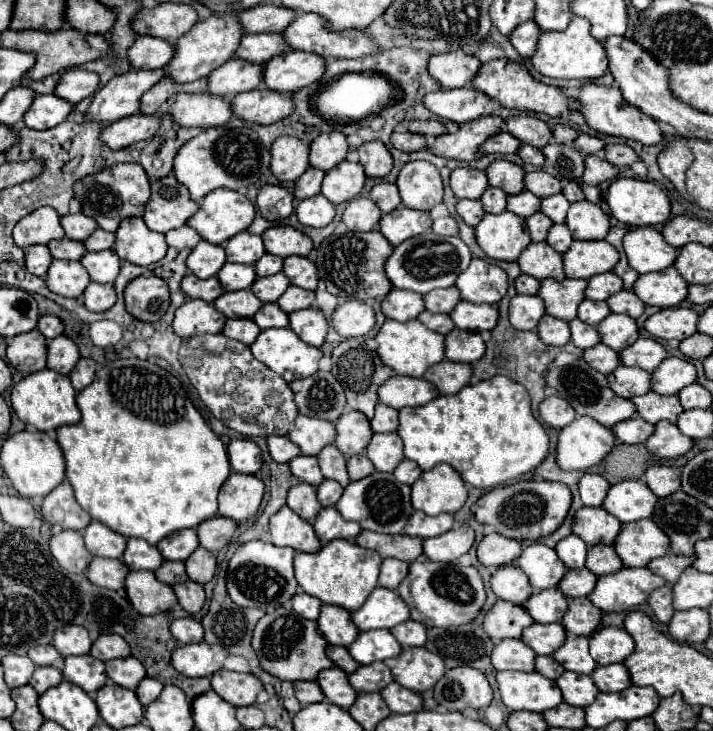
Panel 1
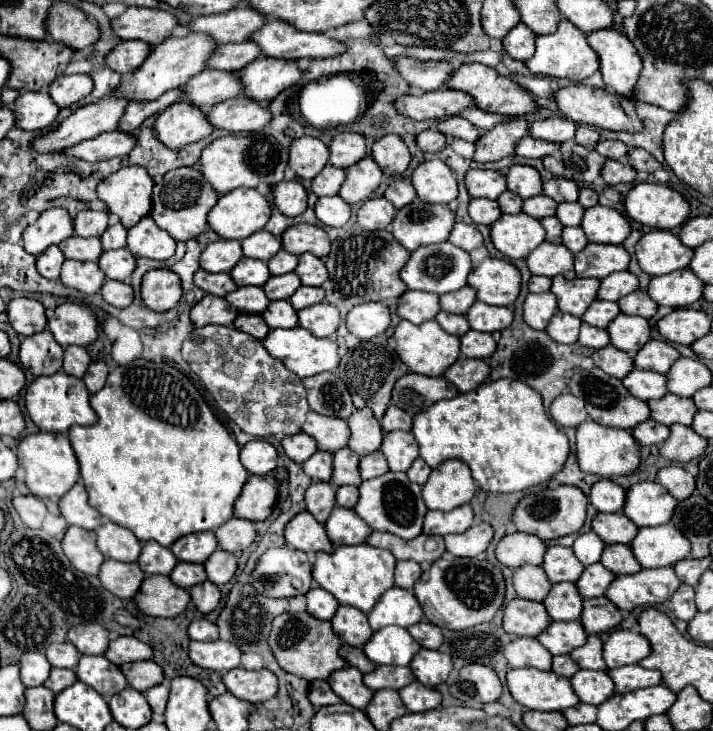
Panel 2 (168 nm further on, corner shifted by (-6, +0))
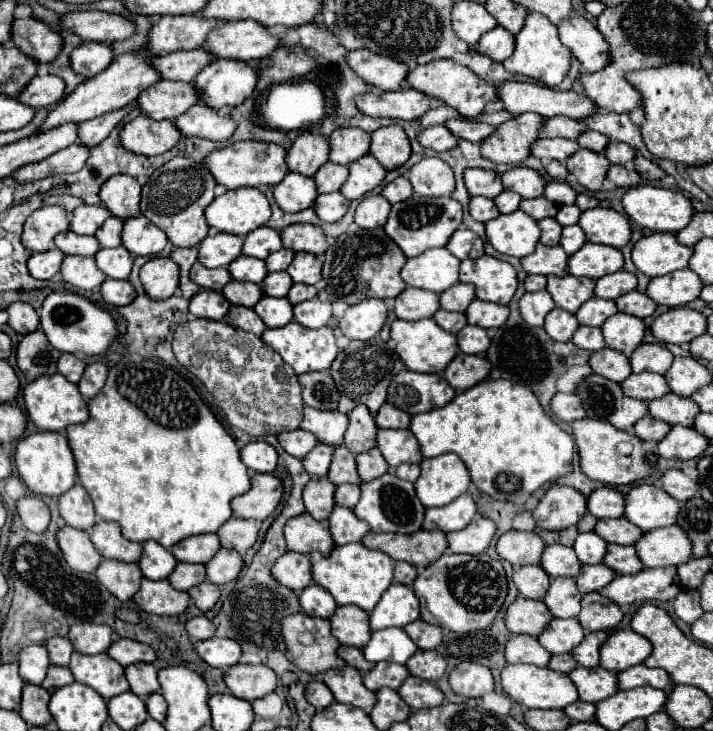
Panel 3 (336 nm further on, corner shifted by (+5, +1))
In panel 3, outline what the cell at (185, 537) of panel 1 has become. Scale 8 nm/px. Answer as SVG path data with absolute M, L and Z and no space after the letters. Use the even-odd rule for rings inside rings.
M216 533L194 535L176 543L170 551L178 561L186 563L208 563L220 549L220 539Z

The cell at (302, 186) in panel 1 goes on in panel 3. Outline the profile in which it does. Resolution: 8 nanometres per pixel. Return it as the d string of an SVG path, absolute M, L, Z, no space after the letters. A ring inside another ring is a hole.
M326 163L318 169L318 173L314 175L314 181L316 181L316 187L318 187L318 193L332 193L332 191L338 191L344 181L348 179L348 167L342 167L338 163Z

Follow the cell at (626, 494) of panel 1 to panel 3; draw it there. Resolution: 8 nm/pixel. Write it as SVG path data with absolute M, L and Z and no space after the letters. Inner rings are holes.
M636 485L626 495L624 517L642 531L652 531L676 523L680 503L656 485Z

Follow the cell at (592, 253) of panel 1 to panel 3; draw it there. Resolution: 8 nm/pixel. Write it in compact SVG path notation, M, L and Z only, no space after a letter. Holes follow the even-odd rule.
M586 243L578 253L568 259L568 267L570 273L576 277L600 279L602 275L620 271L624 267L624 257L616 247Z

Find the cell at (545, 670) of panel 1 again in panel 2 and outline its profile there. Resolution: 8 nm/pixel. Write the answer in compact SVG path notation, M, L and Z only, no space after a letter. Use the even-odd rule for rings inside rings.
M553 656L553 668L551 670L559 676L571 678L579 670L579 666L575 666L575 662L569 656Z

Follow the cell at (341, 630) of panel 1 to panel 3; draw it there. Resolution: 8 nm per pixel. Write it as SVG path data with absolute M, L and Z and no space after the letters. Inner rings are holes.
M344 605L338 607L336 613L330 617L332 621L332 633L342 645L352 645L352 647L364 647L370 641L370 623L368 623L368 613L362 611L360 607Z

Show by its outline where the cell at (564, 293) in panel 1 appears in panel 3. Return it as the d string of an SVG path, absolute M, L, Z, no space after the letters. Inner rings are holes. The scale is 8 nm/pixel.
M548 275L546 291L552 295L556 307L566 309L568 313L576 313L582 303L594 297L594 281L574 275Z

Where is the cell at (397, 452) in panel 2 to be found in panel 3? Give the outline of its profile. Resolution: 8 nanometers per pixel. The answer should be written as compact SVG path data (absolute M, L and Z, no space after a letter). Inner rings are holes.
M380 429L378 431L378 449L388 461L390 469L400 463L420 463L422 453L416 445L416 437L410 429Z

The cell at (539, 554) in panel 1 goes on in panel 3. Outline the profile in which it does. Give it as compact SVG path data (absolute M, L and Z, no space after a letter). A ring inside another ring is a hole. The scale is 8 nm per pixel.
M548 545L542 553L540 565L550 577L576 577L582 567L574 549L564 545Z

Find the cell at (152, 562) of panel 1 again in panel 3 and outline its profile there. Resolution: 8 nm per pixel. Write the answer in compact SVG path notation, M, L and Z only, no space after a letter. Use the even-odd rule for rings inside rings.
M156 541L144 543L144 553L138 561L144 577L148 579L166 579L174 571L176 563L176 557Z

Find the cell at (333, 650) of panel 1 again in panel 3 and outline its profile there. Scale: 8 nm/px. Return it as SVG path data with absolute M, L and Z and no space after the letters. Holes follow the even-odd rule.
M342 645L342 647L338 649L338 655L340 655L348 665L356 667L356 669L358 669L358 671L362 671L362 673L368 673L368 671L374 667L374 663L370 663L370 661L366 661L366 659L364 659L362 649L358 649L358 647Z

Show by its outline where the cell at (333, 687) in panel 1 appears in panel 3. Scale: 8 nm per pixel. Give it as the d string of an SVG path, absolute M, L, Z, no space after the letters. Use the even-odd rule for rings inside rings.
M346 665L344 669L326 671L324 683L334 693L334 699L338 703L350 703L364 711L370 711L376 703L376 695L366 689L362 673L350 665Z

